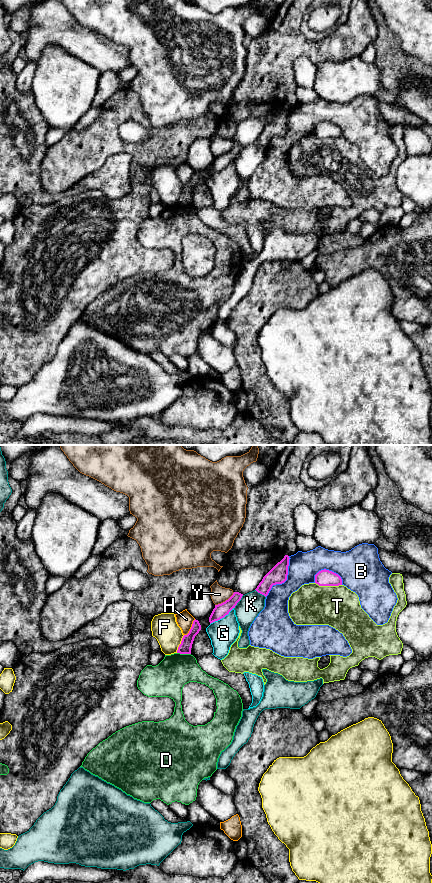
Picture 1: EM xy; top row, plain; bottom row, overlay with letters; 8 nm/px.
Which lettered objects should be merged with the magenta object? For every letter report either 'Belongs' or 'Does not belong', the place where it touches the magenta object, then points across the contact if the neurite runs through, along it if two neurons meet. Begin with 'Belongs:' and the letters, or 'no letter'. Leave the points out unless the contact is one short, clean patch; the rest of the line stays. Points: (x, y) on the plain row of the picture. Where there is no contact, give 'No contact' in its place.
Belongs: no letter
B: Does not belong. Touches magenta at xy (285, 132)
D: Does not belong. Touches magenta at xy (184, 205). Boundary: xy (177, 204), (190, 206)
F: Does not belong. Touches magenta at xy (180, 196). Boundary: xy (184, 187), (176, 204)
G: Does not belong. Touches magenta at xy (222, 169). Boundary: xy (233, 159), (223, 169), (210, 176)
H: Does not belong. Touches magenta at xy (191, 180). Boundary: xy (195, 171), (190, 182), (184, 187)
K: Does not belong. Touches magenta at xy (238, 153). Boundary: xy (243, 147), (234, 160)
T: Does not belong. Touches magenta at xy (328, 137)
Y: Does not belong. Touches magenta at xy (225, 153). Boundary: xy (234, 144), (227, 151), (215, 157)

